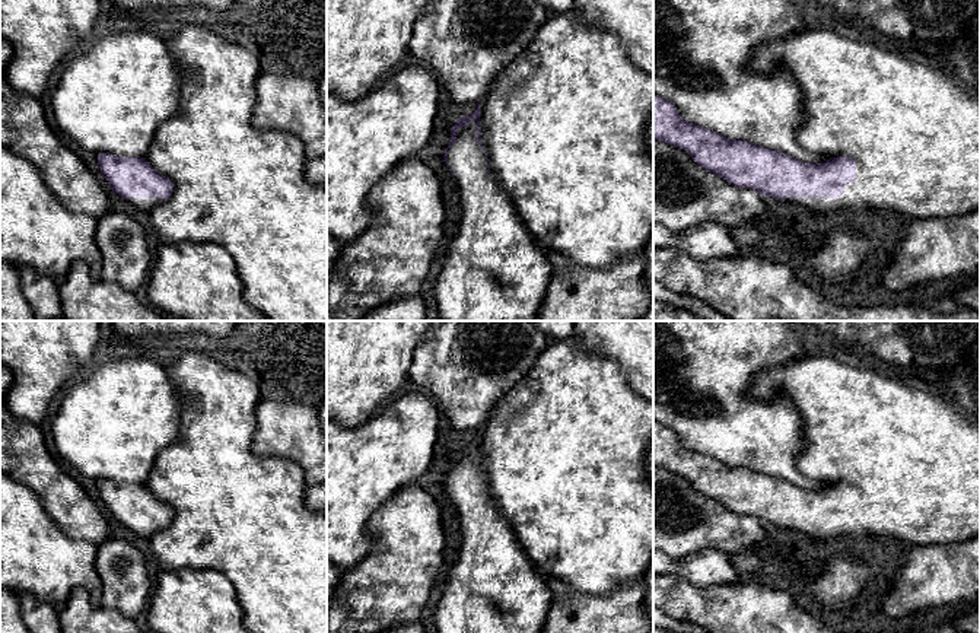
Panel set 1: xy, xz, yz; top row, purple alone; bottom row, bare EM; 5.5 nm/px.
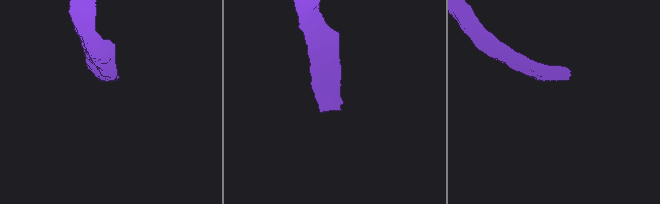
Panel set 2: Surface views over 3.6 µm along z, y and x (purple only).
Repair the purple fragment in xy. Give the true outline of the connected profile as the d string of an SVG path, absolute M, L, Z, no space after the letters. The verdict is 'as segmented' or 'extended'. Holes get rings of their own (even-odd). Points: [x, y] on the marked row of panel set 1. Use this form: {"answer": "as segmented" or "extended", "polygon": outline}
{"answer": "extended", "polygon": "M124 28L101 36L86 50L77 50L66 61L60 82L51 95L57 130L66 133L88 152L96 153L99 171L112 191L147 213L166 201L174 193L174 182L156 172L144 156L158 127L176 114L179 108L179 83L181 71L168 50L166 41L149 31L127 31Z"}

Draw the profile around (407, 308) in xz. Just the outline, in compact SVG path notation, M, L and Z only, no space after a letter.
M402 298L372 309L360 321L427 321L421 298Z

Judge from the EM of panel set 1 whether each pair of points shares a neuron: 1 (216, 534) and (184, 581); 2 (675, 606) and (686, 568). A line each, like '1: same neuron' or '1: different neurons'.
1: different neurons
2: different neurons

